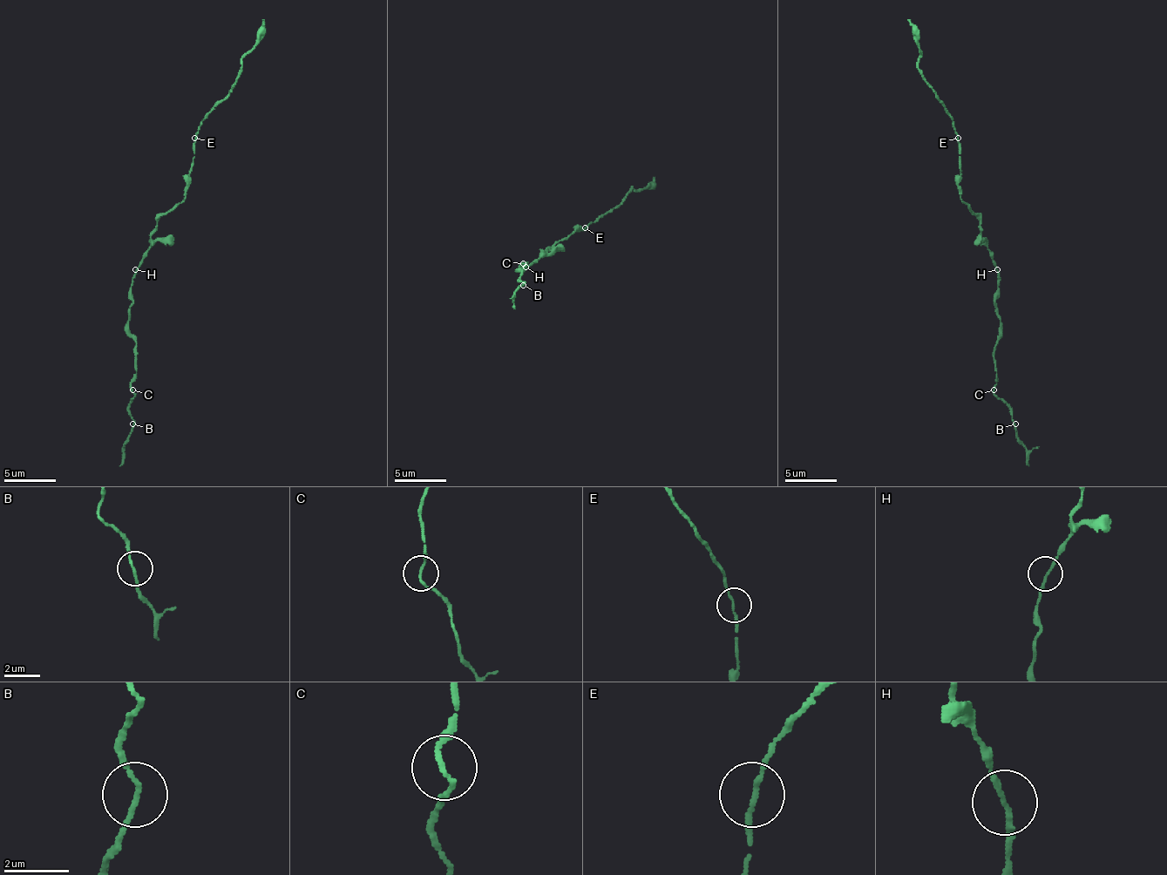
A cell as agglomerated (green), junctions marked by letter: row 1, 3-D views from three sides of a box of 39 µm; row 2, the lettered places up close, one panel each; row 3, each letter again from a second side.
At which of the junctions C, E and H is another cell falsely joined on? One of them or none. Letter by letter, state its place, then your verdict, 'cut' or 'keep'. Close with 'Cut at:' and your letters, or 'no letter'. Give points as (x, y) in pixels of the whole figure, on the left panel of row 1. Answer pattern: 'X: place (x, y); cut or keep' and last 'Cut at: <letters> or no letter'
C: place (132, 390); keep
E: place (194, 138); keep
H: place (135, 269); keep
Cut at: no letter

